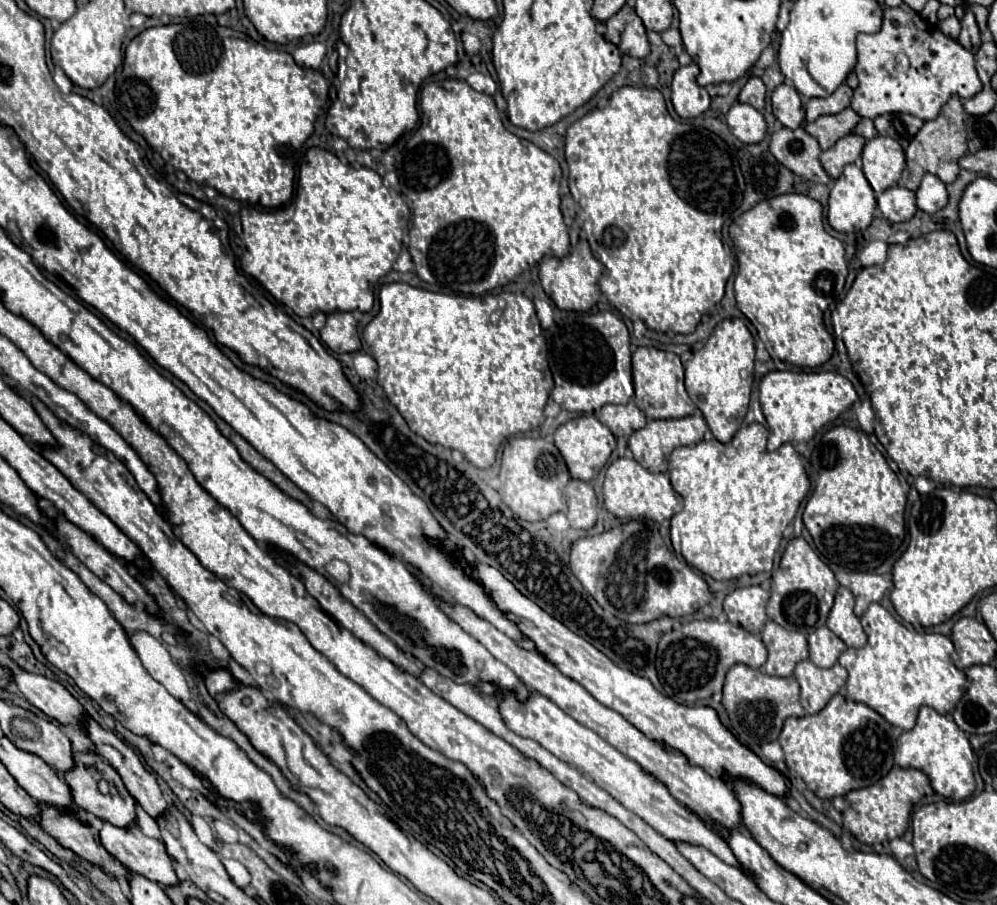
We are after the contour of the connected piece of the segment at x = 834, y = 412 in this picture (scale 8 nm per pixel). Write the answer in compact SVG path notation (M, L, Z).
M770 371L760 381L760 405L770 427L768 451L782 443L810 441L828 421L834 421L858 399L852 383L836 371Z

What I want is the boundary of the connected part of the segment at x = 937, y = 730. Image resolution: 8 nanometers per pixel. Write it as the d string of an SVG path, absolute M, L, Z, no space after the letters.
M932 707L920 709L916 727L910 731L904 731L898 737L894 749L895 764L924 771L928 775L934 791L952 801L962 801L974 793L976 781L972 763L976 760L966 733L948 715L940 715Z

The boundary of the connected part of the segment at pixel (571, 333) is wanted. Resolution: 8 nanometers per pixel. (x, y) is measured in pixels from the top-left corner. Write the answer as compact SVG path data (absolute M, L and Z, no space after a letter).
M554 307L554 333L550 333L550 369L554 375L552 399L566 411L574 413L598 413L606 403L628 403L634 397L632 367L630 367L630 335L620 317L610 311L596 315L560 311Z

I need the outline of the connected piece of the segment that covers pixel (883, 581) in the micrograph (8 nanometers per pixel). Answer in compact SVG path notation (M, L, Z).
M850 571L850 573L836 573L836 579L842 587L848 587L856 599L854 613L862 624L862 615L868 609L868 605L879 603L890 589L892 581L888 577L876 575L876 573L860 573L860 571Z

